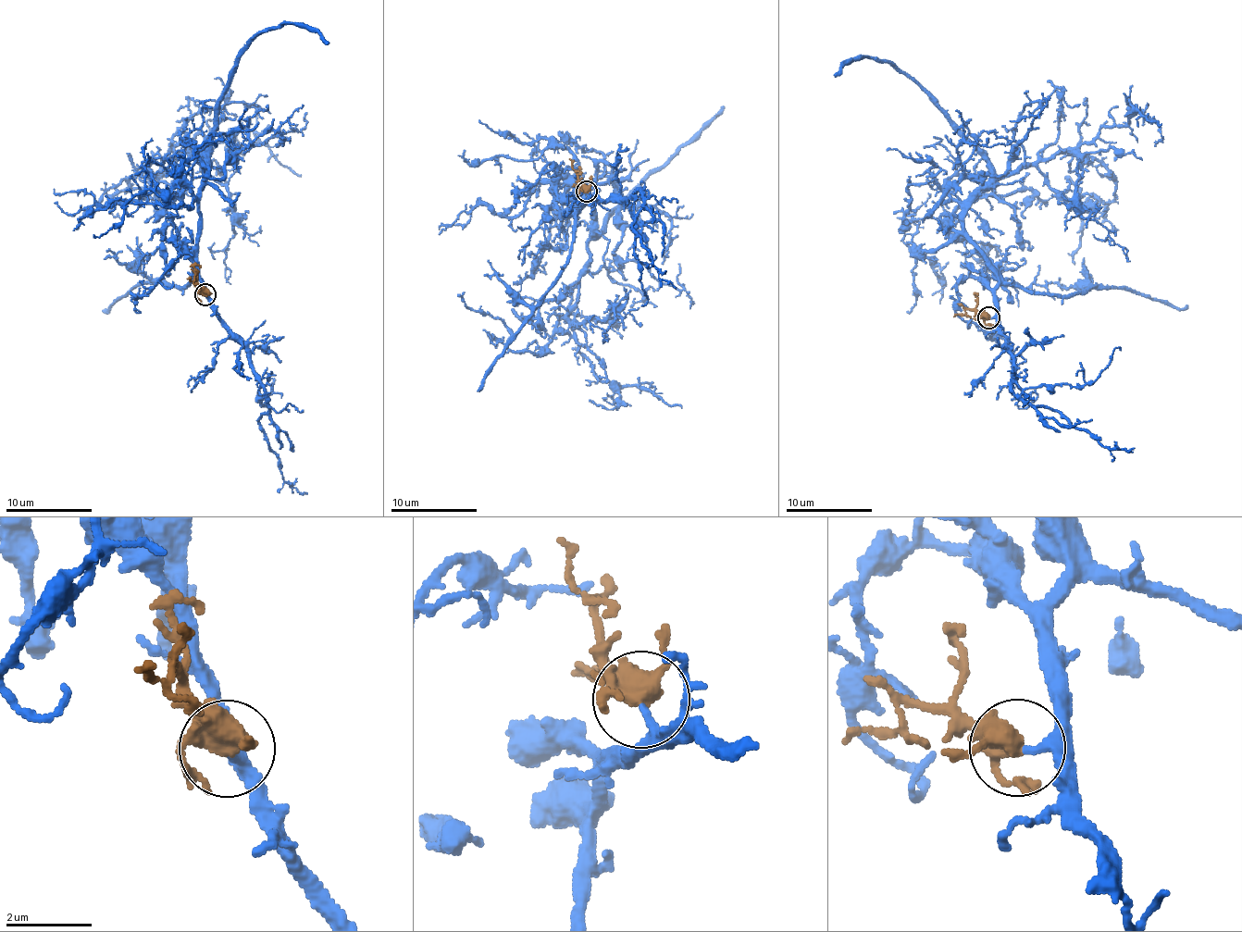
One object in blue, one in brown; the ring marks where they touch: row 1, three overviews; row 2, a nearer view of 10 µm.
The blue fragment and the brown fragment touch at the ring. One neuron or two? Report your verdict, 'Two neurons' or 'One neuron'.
One neuron

